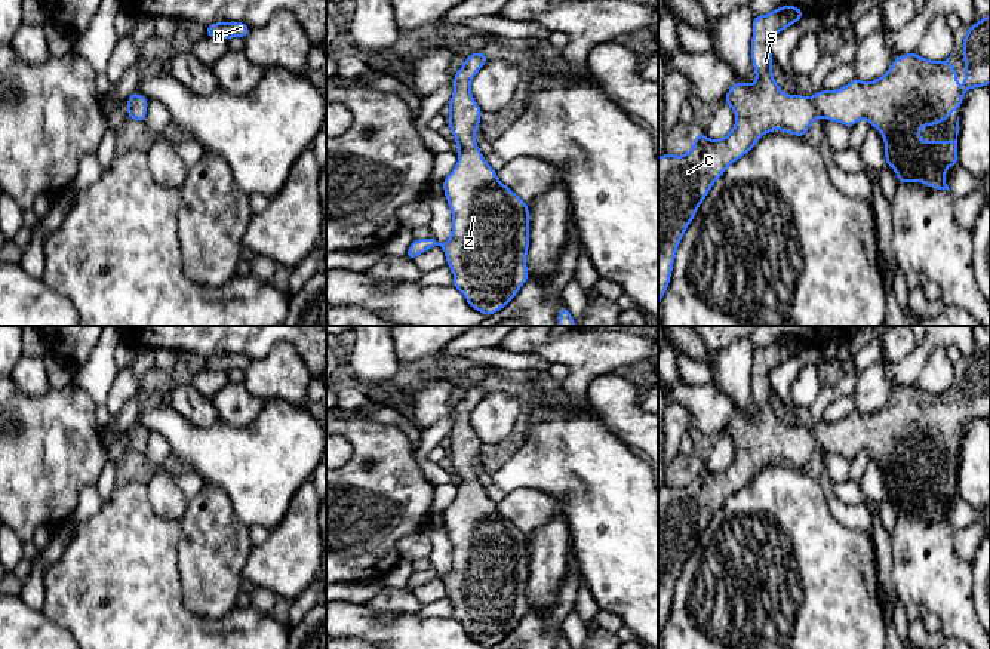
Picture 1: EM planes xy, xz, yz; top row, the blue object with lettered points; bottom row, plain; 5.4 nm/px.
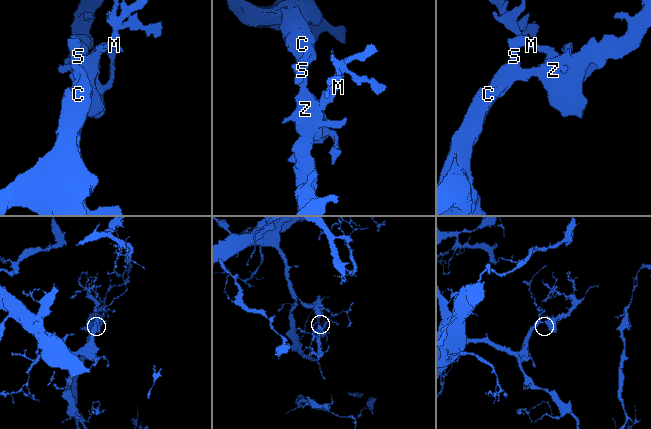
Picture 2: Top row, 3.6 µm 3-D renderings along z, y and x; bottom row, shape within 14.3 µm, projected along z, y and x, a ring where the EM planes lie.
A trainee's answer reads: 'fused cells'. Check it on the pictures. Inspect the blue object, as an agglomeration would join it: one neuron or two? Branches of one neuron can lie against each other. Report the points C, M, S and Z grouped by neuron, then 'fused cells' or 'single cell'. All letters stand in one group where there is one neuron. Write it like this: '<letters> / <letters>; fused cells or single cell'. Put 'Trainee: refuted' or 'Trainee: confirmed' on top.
Trainee: refuted
C M S Z; single cell

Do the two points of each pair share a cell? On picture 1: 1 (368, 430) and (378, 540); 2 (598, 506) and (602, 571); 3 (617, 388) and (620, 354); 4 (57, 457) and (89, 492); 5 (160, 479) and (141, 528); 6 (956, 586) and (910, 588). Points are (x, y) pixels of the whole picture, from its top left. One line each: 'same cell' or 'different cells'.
1: same cell
2: same cell
3: different cells
4: different cells
5: different cells
6: same cell

